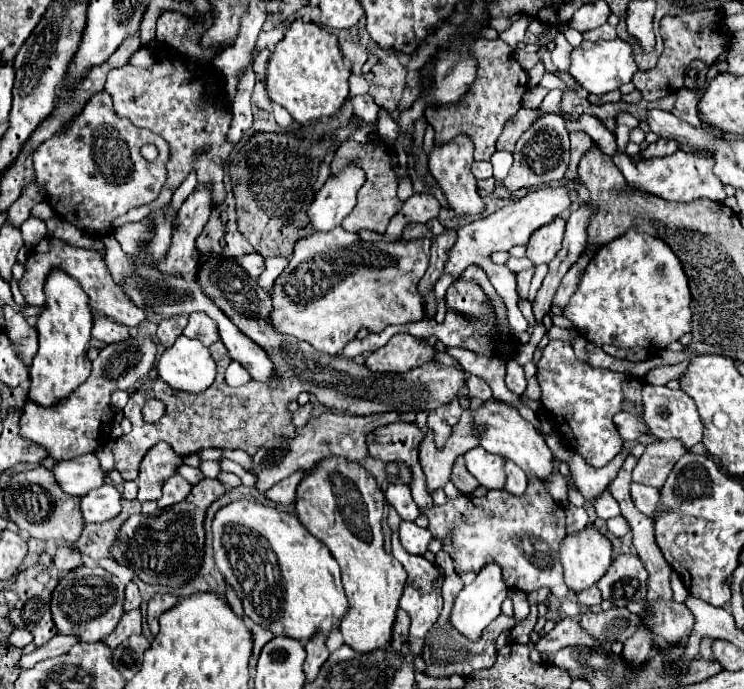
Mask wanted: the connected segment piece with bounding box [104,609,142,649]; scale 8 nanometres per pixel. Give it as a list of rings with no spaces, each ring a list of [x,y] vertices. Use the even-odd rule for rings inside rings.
[[[132,609],[128,613],[122,615],[118,629],[114,629],[114,633],[110,633],[104,641],[110,649],[116,649],[122,641],[126,641],[126,637],[134,635],[134,633],[142,633],[142,615],[140,609]]]

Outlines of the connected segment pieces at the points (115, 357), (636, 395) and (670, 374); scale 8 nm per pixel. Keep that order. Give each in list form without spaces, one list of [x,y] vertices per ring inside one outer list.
[[[128,337],[120,343],[110,343],[100,349],[98,357],[92,361],[92,373],[86,383],[82,383],[70,397],[62,399],[56,407],[42,407],[34,405],[32,401],[24,403],[22,413],[22,437],[44,445],[48,455],[56,461],[74,459],[86,453],[94,453],[100,449],[110,435],[110,427],[114,421],[114,411],[110,403],[110,395],[118,389],[128,391],[140,385],[142,379],[150,375],[156,365],[156,351],[158,343],[150,337]]]
[[[550,341],[538,361],[538,381],[542,387],[542,407],[550,417],[554,431],[564,435],[570,447],[584,457],[592,467],[608,465],[622,447],[622,439],[614,429],[614,413],[622,411],[622,399],[632,399],[640,405],[642,381],[610,369],[594,369],[574,357],[574,351],[564,341]]]
[[[678,363],[678,365],[664,365],[664,367],[656,367],[652,371],[648,371],[646,381],[654,383],[654,385],[666,385],[670,379],[678,379],[682,375],[682,371],[686,369],[686,363]]]

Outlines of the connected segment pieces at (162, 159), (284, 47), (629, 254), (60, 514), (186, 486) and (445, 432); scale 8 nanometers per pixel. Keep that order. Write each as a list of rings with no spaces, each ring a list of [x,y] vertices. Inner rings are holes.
[[[98,91],[82,109],[82,113],[74,119],[74,123],[66,129],[56,133],[50,141],[42,143],[42,147],[34,153],[34,169],[36,169],[36,181],[42,185],[48,193],[48,203],[54,207],[54,211],[80,231],[84,231],[90,237],[104,237],[104,233],[110,233],[110,223],[126,215],[132,207],[152,203],[158,193],[164,187],[166,181],[166,157],[168,157],[168,145],[158,137],[156,133],[150,133],[146,129],[134,127],[130,121],[118,117],[112,107],[112,97],[106,91]],[[144,145],[154,145],[158,149],[158,157],[154,161],[146,161],[140,153]]]
[[[296,19],[276,45],[266,71],[266,93],[282,105],[300,125],[314,123],[322,117],[332,117],[348,99],[350,71],[344,67],[344,57],[338,51],[338,39],[326,29]]]
[[[626,233],[626,237],[618,237],[610,241],[610,245],[598,249],[596,257],[584,269],[576,293],[564,307],[564,315],[570,317],[578,331],[596,347],[608,343],[624,349],[642,347],[648,351],[660,351],[690,333],[690,289],[678,257],[670,253],[670,247],[664,241],[646,237],[644,233]]]
[[[36,467],[28,471],[20,471],[12,475],[12,481],[8,487],[4,487],[4,501],[6,501],[6,513],[8,519],[24,533],[28,533],[34,539],[44,539],[44,541],[66,541],[74,543],[78,541],[84,519],[78,509],[80,499],[74,495],[64,493],[58,487],[58,481],[54,473],[46,467]]]
[[[174,475],[170,479],[166,479],[164,487],[162,487],[162,497],[158,499],[158,507],[170,507],[174,503],[180,503],[184,497],[188,497],[192,485],[182,477],[182,475]]]
[[[432,413],[432,415],[427,418],[427,427],[430,427],[432,433],[434,433],[434,443],[436,443],[436,447],[442,449],[442,447],[446,445],[448,437],[452,435],[452,427],[446,425],[436,413]]]

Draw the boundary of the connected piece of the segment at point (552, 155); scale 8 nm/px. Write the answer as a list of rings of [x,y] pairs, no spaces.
[[[544,115],[536,123],[532,123],[522,137],[516,141],[514,147],[514,165],[508,173],[508,177],[500,183],[508,191],[518,191],[522,187],[538,187],[542,183],[560,181],[568,169],[570,161],[570,143],[568,143],[568,131],[566,121],[558,115]]]

